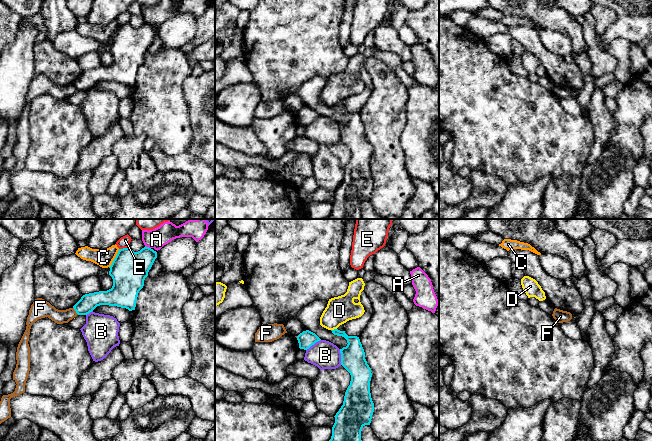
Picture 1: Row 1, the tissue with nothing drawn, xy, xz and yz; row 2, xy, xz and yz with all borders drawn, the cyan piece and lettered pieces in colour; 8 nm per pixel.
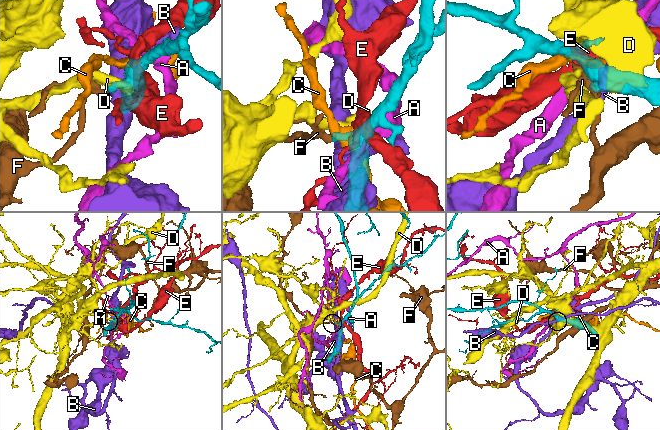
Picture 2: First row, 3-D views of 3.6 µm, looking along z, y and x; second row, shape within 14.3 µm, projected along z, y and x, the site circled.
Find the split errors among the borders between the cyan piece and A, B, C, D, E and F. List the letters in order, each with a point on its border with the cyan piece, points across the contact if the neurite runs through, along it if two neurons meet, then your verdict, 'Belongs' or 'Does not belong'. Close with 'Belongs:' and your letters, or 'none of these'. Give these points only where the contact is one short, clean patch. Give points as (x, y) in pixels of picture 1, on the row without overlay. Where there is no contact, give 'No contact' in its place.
A: Touches cyan at xy (148, 23). Does not belong
B: Touches cyan at xz (341, 133). Does not belong
C: Touches cyan at xy (115, 34). Boundary: xy (119, 25), (109, 43). Does not belong
D: Touches cyan at xz (334, 105). Does not belong
E: Touches cyan at xy (123, 24). Boundary: xy (127, 22), (119, 25). Does not belong
F: Touches cyan at xy (75, 86). Boundary: xy (73, 83), (78, 90). Does not belong
Belongs: none of these

